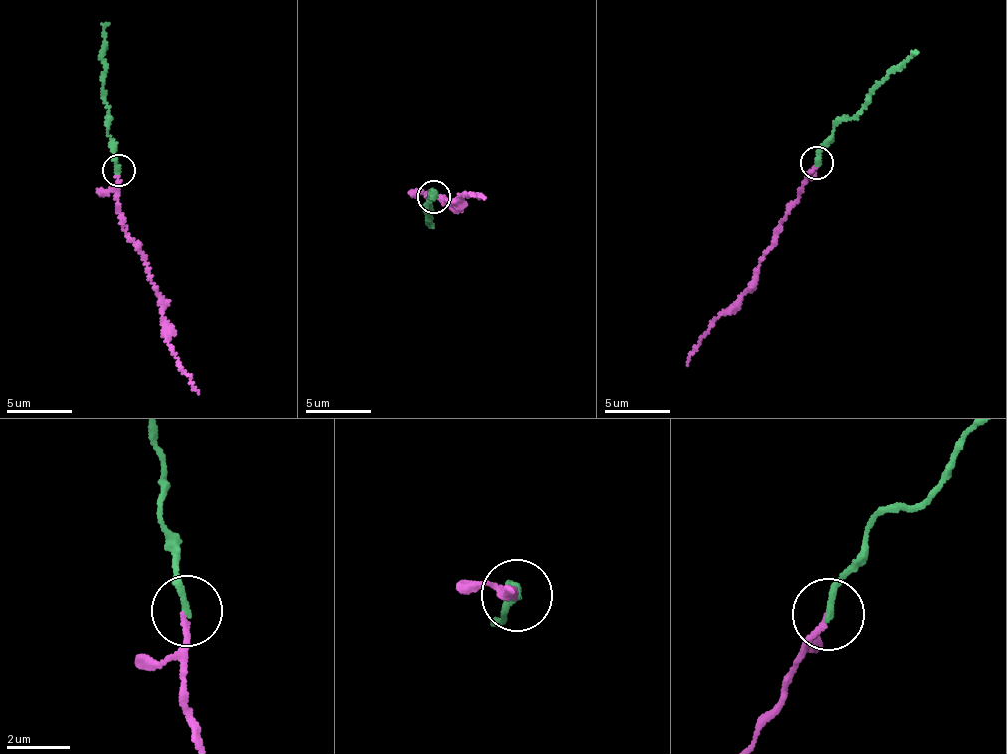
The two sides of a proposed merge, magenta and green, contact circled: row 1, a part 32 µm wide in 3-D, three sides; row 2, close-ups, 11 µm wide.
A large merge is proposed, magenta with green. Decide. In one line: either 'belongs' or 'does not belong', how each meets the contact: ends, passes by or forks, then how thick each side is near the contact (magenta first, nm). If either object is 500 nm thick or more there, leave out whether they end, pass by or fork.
belongs; magenta ends; green ends; calibres 170 and 240 nm

